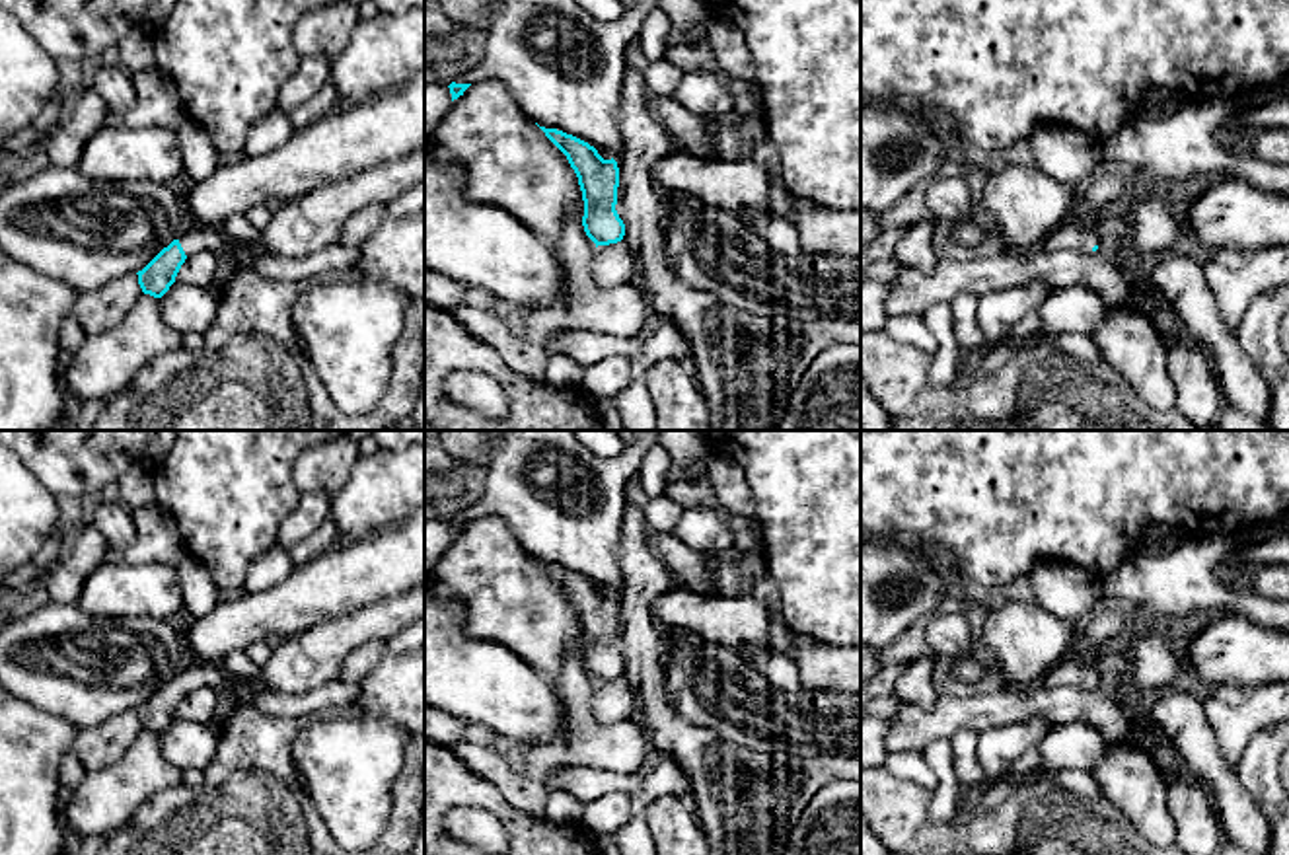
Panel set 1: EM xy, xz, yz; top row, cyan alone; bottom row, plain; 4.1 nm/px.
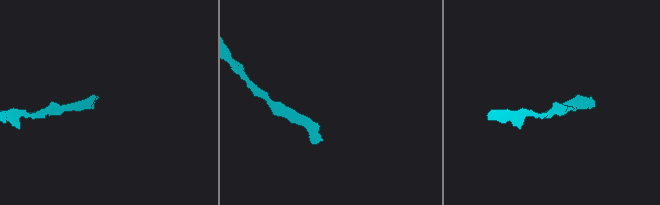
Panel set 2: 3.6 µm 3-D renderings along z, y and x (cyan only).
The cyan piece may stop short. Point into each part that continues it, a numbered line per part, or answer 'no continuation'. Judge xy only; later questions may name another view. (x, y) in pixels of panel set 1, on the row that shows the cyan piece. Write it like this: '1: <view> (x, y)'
1: xy (197, 238)

